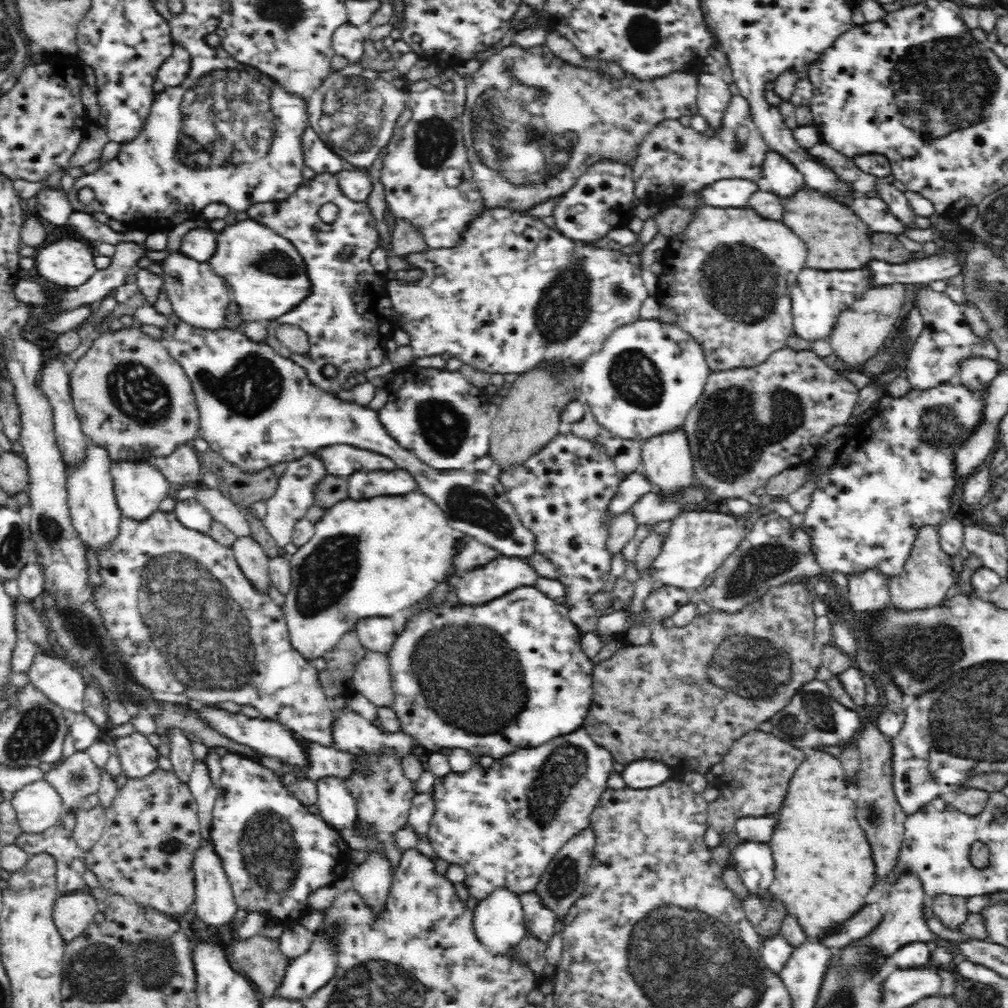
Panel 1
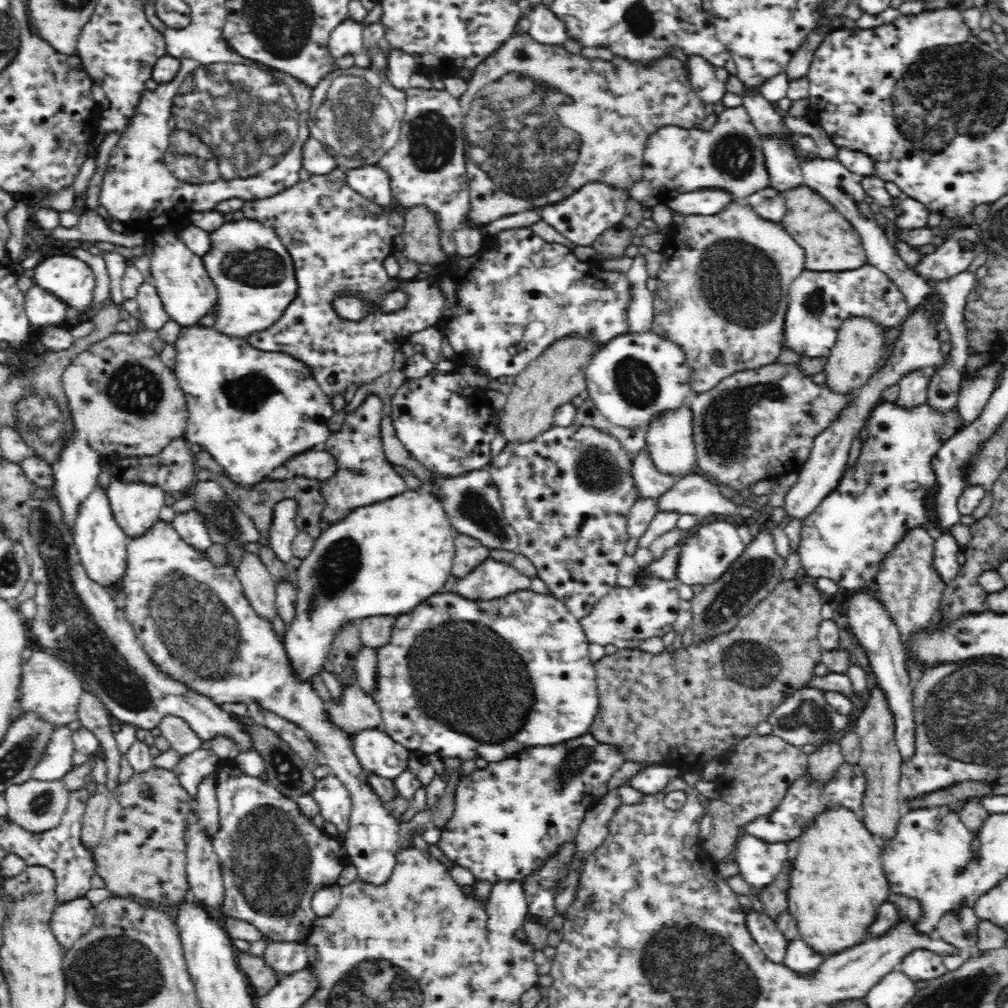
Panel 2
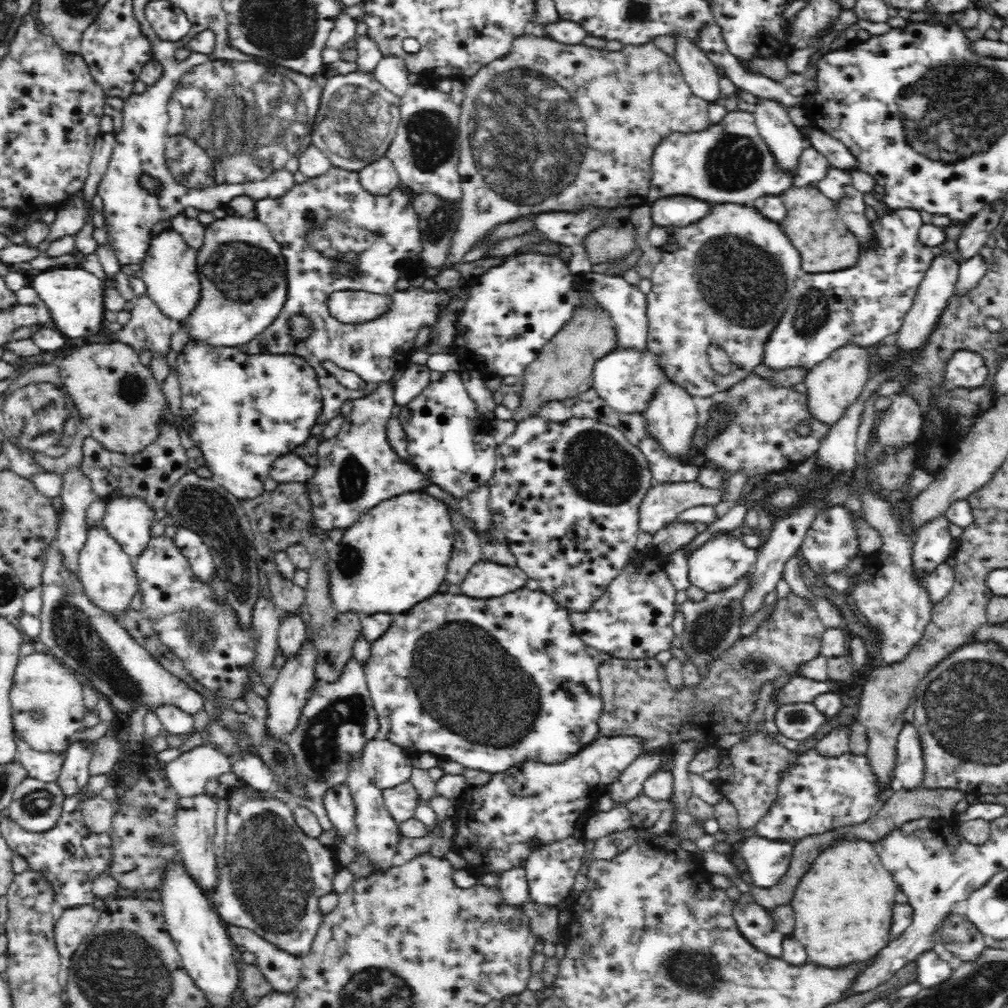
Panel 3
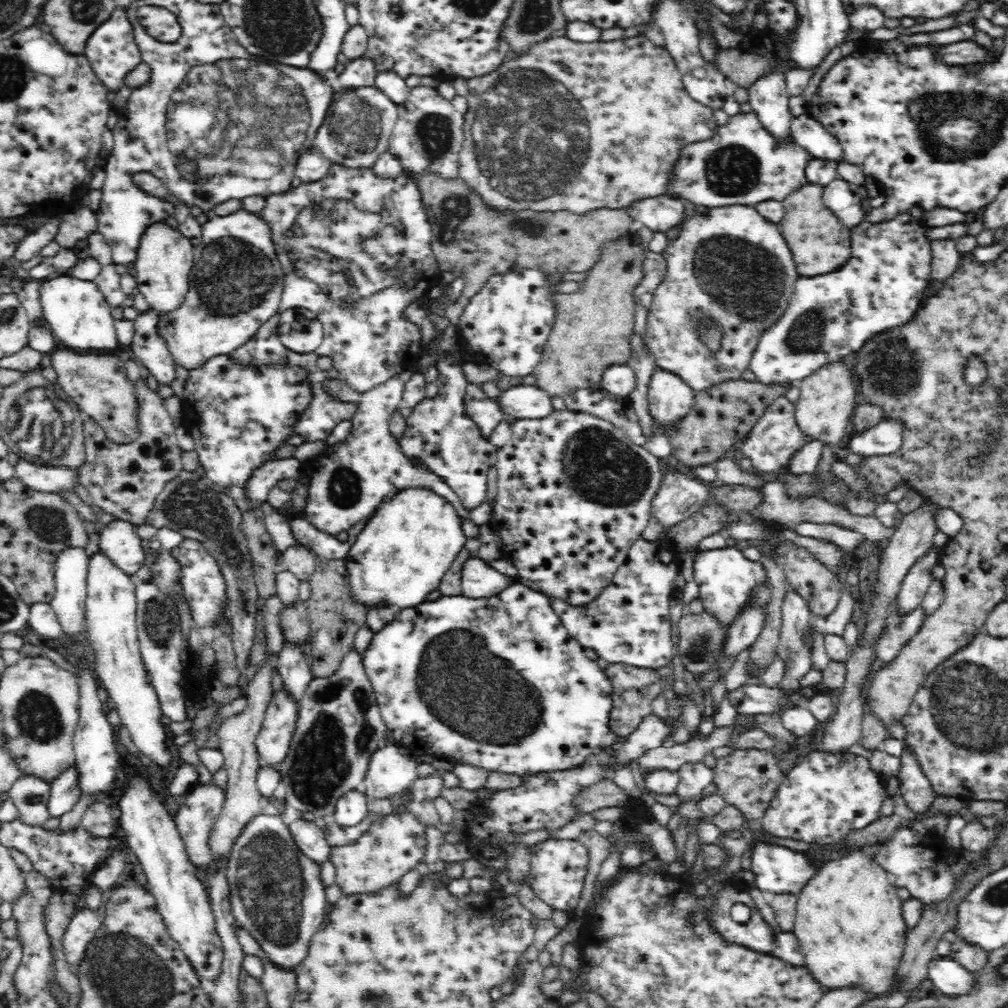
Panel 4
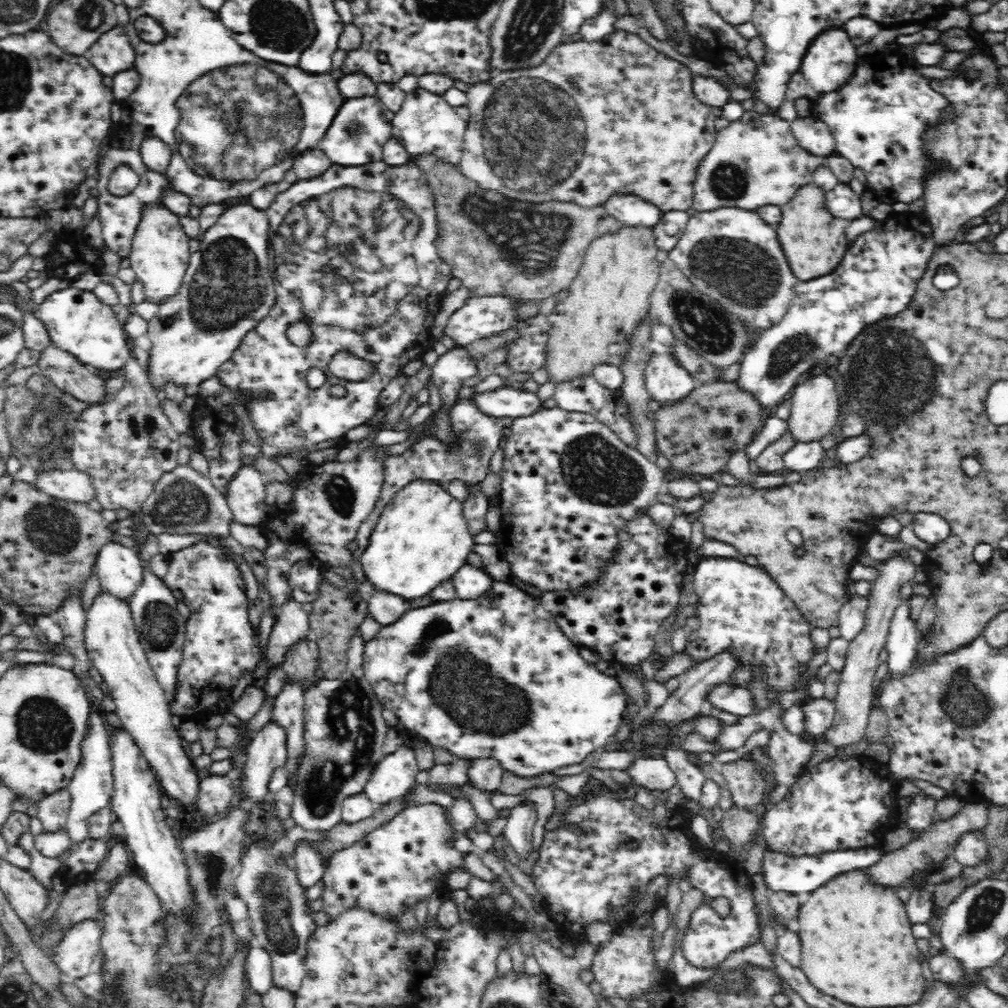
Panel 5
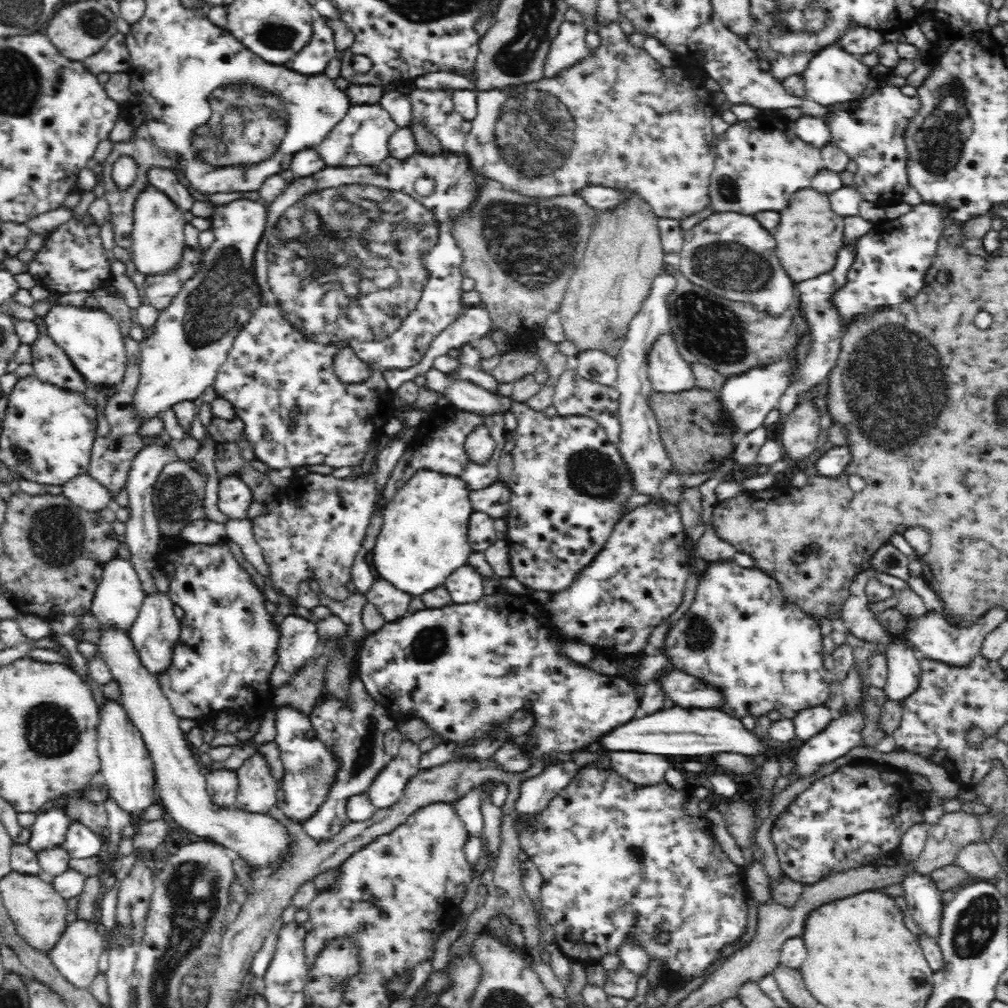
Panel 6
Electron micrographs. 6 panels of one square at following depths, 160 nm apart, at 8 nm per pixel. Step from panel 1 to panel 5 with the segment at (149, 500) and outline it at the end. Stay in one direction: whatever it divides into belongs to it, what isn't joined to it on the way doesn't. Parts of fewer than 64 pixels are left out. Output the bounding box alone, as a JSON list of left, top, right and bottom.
[94,541,144,599]

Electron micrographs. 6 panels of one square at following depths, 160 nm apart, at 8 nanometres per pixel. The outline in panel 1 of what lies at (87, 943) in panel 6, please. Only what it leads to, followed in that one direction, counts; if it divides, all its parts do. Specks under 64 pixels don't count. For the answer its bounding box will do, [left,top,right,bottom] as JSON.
[53,892,98,942]

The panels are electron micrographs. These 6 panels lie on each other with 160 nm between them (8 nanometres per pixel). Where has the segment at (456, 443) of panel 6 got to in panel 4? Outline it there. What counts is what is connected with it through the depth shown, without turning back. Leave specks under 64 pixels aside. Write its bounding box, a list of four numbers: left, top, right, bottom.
[289,382,504,560]

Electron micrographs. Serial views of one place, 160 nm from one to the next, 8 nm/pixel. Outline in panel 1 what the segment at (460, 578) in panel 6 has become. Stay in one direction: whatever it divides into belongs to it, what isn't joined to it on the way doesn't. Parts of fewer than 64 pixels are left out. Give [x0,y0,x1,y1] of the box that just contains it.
[458,555,540,608]

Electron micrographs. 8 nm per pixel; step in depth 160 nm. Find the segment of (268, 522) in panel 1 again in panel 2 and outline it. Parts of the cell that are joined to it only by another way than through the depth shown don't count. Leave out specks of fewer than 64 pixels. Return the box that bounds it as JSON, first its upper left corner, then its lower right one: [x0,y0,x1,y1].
[267,497,299,564]

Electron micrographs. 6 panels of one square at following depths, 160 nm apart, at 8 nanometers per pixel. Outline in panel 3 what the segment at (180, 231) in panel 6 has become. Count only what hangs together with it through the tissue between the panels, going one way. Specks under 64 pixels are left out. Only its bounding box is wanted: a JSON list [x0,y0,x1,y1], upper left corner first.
[140,228,202,324]

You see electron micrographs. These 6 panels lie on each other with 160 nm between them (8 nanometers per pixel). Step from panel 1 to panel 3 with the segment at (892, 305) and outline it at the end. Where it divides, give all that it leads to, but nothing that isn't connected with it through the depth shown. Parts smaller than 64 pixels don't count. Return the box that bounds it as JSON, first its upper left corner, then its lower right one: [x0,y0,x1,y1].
[804,342,873,428]

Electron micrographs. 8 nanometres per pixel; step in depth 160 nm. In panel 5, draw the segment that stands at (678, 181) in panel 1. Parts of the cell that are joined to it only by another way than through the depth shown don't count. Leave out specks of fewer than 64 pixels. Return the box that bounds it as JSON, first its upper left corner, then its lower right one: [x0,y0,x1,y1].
[693,109,825,211]

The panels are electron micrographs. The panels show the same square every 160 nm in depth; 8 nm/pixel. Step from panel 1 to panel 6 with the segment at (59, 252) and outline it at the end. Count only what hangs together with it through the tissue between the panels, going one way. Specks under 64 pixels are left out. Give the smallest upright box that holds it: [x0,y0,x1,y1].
[44,304,127,386]

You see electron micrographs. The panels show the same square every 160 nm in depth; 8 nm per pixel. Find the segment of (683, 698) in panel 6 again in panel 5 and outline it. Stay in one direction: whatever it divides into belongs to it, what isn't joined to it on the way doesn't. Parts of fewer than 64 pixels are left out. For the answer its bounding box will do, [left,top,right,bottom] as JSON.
[708,683,756,717]

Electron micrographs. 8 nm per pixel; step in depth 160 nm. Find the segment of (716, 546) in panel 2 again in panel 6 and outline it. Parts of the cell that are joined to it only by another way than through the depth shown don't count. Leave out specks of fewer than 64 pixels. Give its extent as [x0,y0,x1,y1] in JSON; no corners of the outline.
[660,559,835,719]

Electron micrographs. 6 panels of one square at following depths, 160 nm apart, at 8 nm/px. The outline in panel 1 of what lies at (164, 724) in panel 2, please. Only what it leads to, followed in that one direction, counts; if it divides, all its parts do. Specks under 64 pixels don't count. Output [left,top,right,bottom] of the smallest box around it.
[167,730,196,785]

